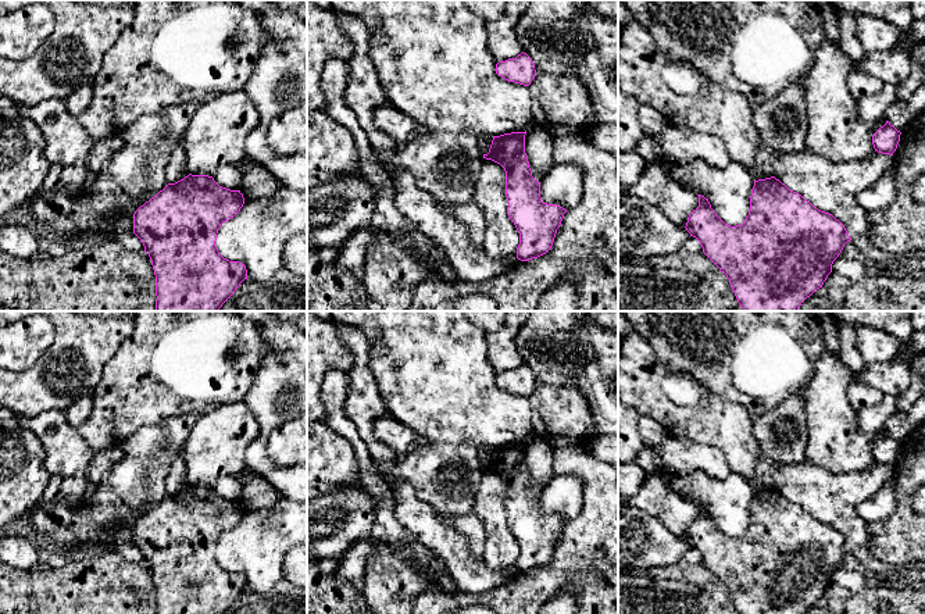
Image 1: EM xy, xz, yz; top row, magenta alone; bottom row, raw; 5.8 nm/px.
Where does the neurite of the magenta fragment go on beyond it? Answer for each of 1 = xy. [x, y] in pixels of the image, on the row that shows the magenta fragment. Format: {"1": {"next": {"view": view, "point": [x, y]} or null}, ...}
{"1": {"next": null}}

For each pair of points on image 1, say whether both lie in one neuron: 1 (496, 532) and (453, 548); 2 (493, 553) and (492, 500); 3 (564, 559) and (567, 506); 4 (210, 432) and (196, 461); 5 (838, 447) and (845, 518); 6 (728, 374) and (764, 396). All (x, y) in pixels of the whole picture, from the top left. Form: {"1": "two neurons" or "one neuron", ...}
{"1": "two neurons", "2": "one neuron", "3": "two neurons", "4": "one neuron", "5": "two neurons", "6": "one neuron"}

